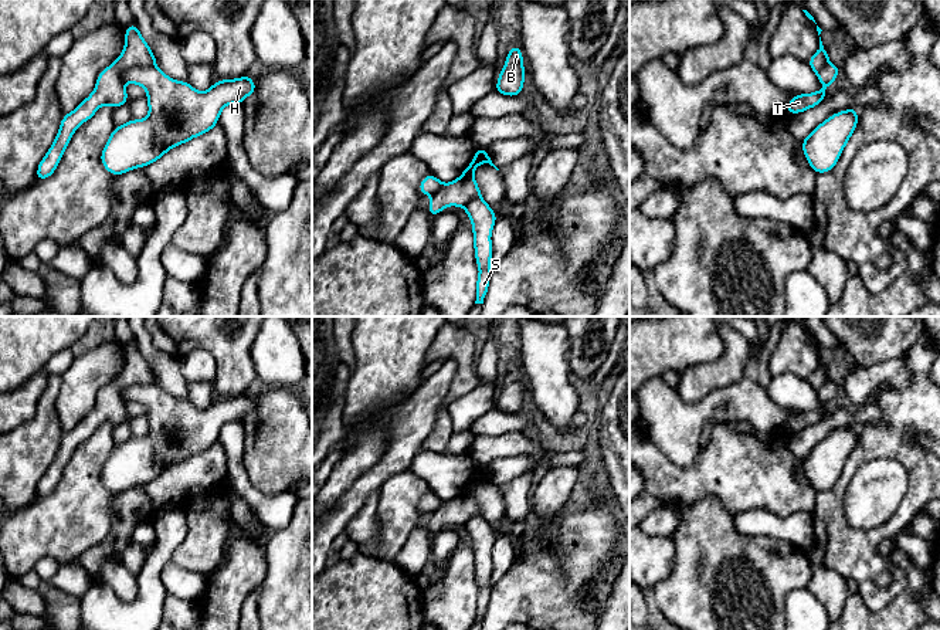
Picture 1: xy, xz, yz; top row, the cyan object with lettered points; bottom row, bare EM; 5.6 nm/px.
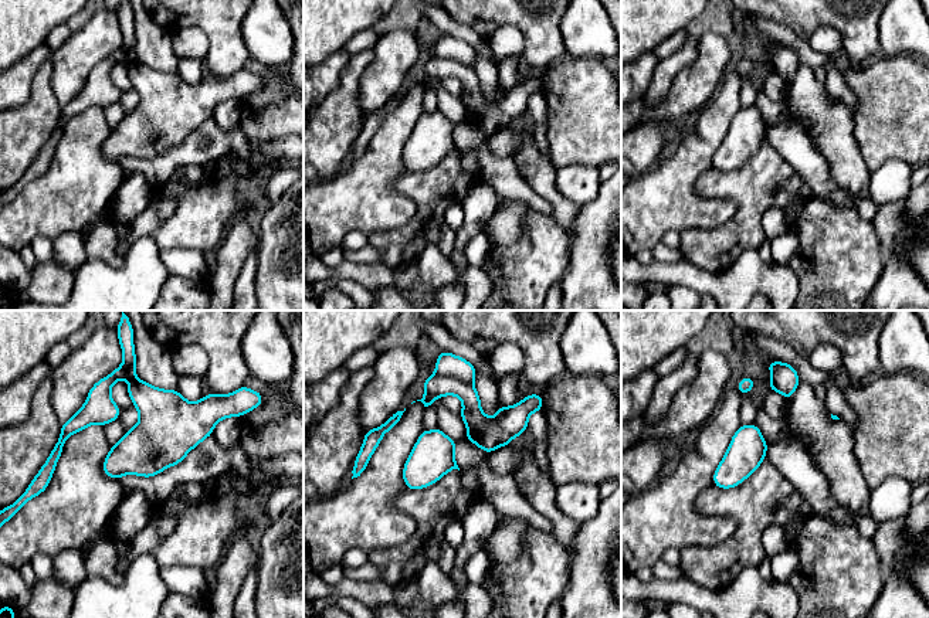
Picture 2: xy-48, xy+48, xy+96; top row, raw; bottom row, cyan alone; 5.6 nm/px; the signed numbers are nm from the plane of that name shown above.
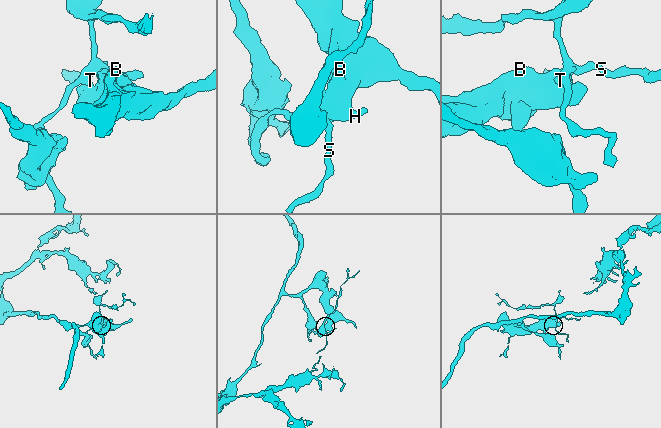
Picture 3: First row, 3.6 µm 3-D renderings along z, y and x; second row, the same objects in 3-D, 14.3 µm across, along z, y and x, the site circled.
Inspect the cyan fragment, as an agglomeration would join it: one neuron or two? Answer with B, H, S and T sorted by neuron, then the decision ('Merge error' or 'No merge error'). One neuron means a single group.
Groups: B H / S T. Merge error

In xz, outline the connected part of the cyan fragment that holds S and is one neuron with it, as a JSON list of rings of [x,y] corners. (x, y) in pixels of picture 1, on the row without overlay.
[[[483,516],[471,518],[465,524],[465,529],[472,539],[475,578],[479,585],[475,621],[483,621],[491,599],[491,552],[498,534]]]

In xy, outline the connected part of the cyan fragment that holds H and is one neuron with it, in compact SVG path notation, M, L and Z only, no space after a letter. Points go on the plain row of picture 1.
M140 383L121 392L125 400L140 403L147 410L149 434L140 438L130 437L122 444L115 444L101 471L101 480L111 492L122 492L135 485L145 485L159 478L167 468L177 463L211 448L224 424L242 421L255 410L257 404L250 393L235 397L221 397L206 410L198 410L187 399L174 399L156 383Z

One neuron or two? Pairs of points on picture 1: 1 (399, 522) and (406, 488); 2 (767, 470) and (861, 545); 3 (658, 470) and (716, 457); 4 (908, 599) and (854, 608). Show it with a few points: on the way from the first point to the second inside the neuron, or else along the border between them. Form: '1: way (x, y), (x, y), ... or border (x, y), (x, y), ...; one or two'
1: way (399, 514), (399, 497); one
2: border (817, 491), (813, 515); two
3: way (672, 474), (699, 474), (702, 471); one
4: way (895, 612), (892, 615), (866, 615); one

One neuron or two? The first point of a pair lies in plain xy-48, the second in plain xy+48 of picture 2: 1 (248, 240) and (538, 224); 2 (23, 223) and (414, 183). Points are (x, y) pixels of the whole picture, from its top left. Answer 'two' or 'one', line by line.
1: one
2: two

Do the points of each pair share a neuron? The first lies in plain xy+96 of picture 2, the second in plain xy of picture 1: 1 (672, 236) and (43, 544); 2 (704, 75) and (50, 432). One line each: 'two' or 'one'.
1: two
2: two

